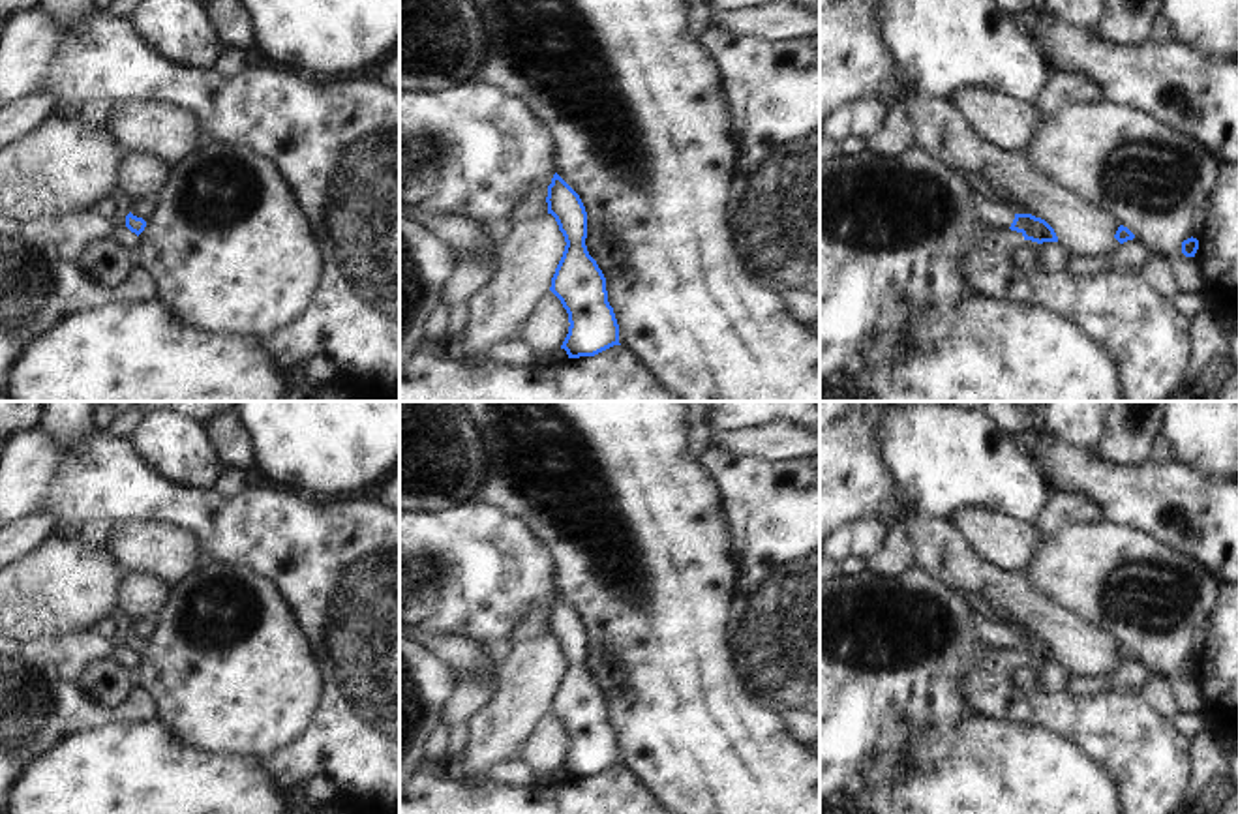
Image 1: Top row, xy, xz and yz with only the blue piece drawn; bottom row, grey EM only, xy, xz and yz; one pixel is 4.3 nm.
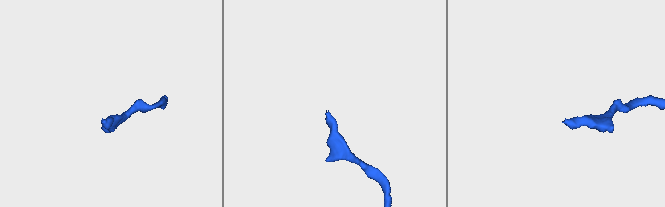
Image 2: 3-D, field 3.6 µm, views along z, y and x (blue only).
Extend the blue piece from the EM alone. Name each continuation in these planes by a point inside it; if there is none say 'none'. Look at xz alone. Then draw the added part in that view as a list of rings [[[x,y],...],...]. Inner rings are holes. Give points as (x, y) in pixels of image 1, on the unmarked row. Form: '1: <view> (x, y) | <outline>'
none

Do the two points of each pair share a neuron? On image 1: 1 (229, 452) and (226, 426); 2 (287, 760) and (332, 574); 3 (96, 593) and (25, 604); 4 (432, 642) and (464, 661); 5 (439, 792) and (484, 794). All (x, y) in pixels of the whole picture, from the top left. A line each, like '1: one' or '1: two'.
1: one
2: one
3: one
4: one
5: one

